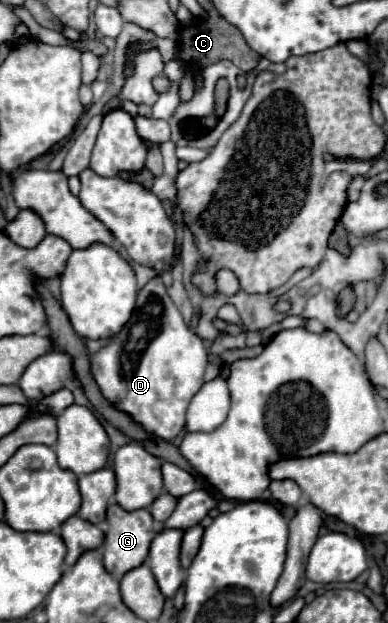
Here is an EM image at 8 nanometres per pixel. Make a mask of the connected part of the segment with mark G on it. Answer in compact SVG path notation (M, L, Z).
M109 504L107 524L109 524L109 530L105 532L105 542L103 542L103 566L111 576L121 578L125 572L133 570L135 566L141 566L143 560L147 558L149 544L155 536L155 526L157 524L151 518L149 510L127 512L119 504Z

